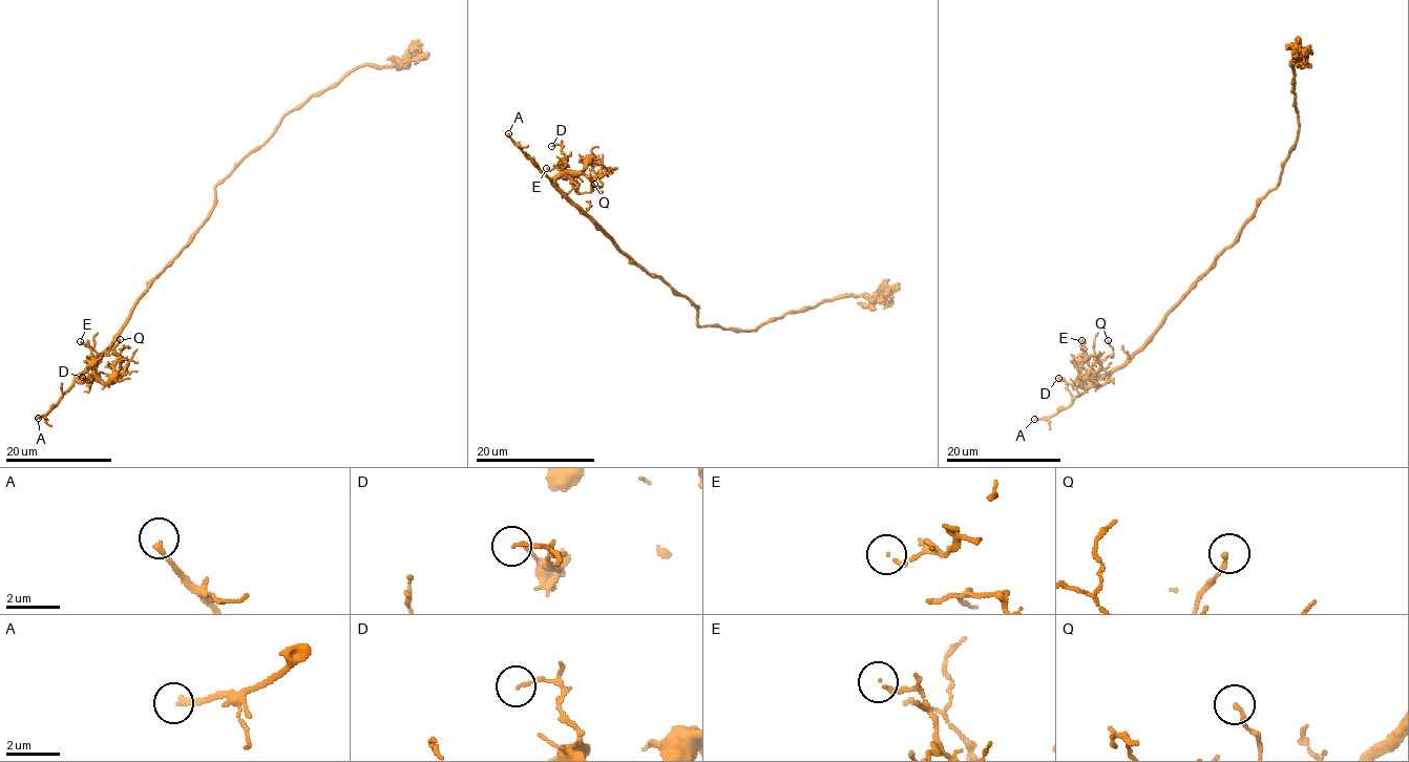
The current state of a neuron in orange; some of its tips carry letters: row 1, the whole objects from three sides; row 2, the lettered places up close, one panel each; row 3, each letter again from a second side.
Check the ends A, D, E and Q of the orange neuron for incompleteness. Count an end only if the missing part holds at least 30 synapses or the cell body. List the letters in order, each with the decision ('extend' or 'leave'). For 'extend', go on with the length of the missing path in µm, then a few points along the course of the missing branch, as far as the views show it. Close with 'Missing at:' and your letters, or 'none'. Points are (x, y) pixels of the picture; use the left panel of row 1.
A: extend; missing 30 µm
D: leave
E: leave
Q: leave
Missing at: A

